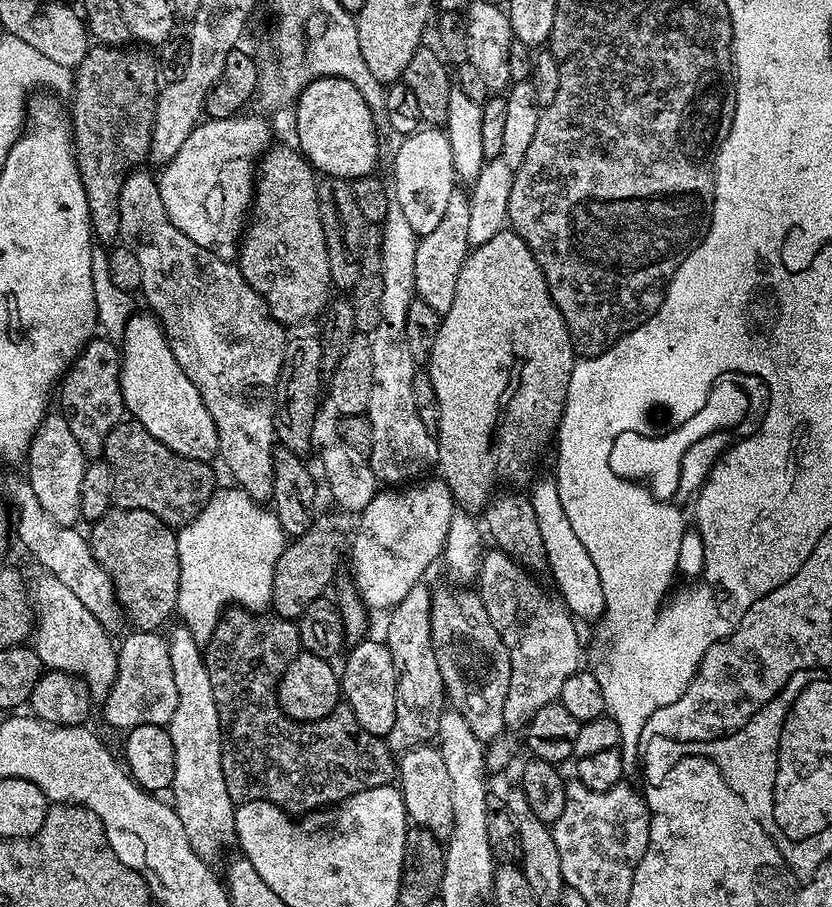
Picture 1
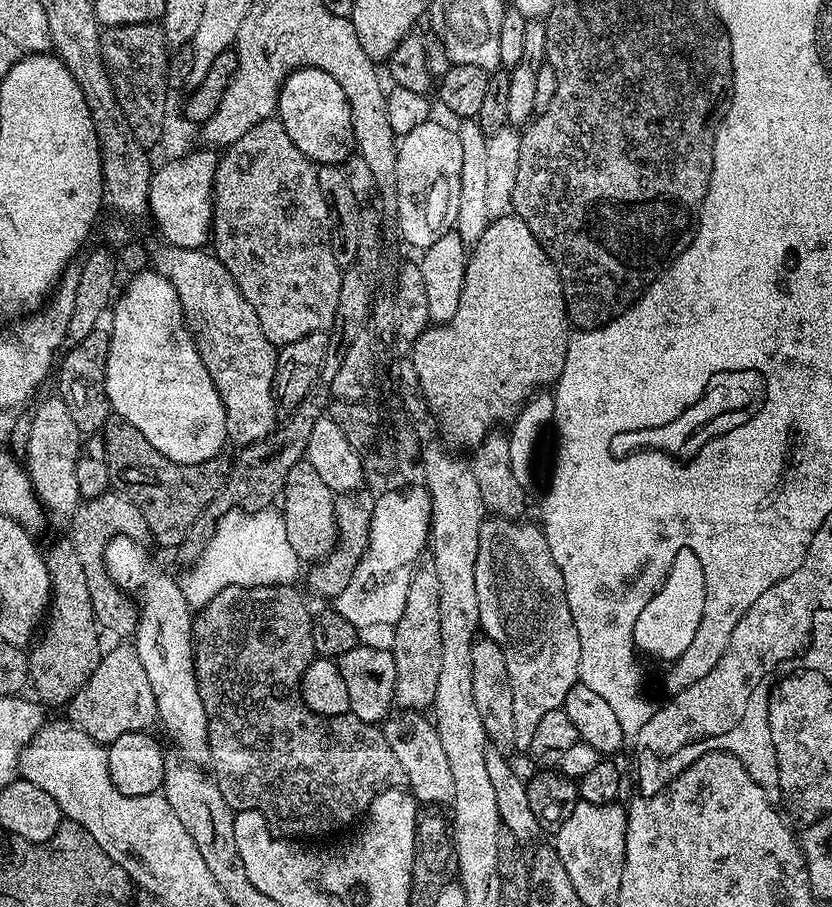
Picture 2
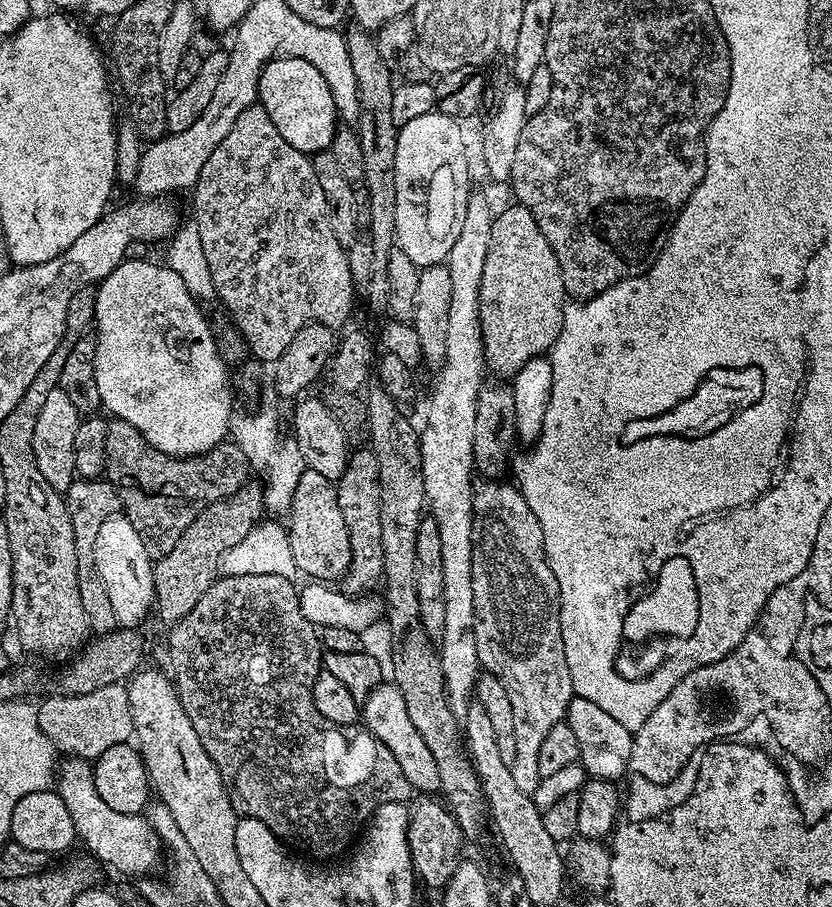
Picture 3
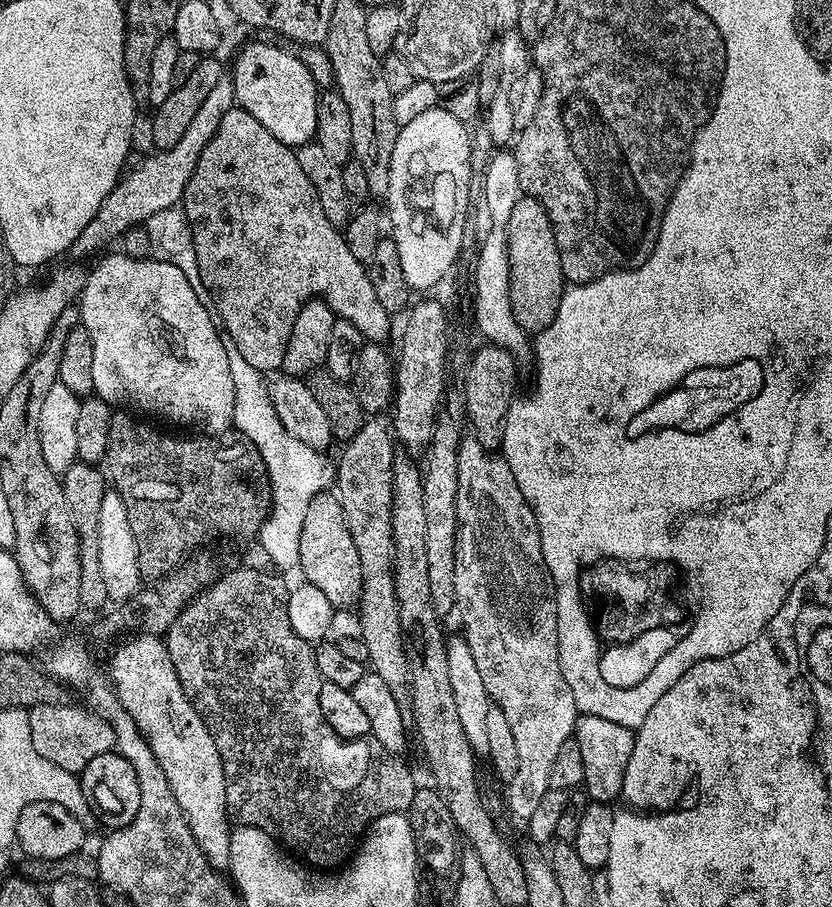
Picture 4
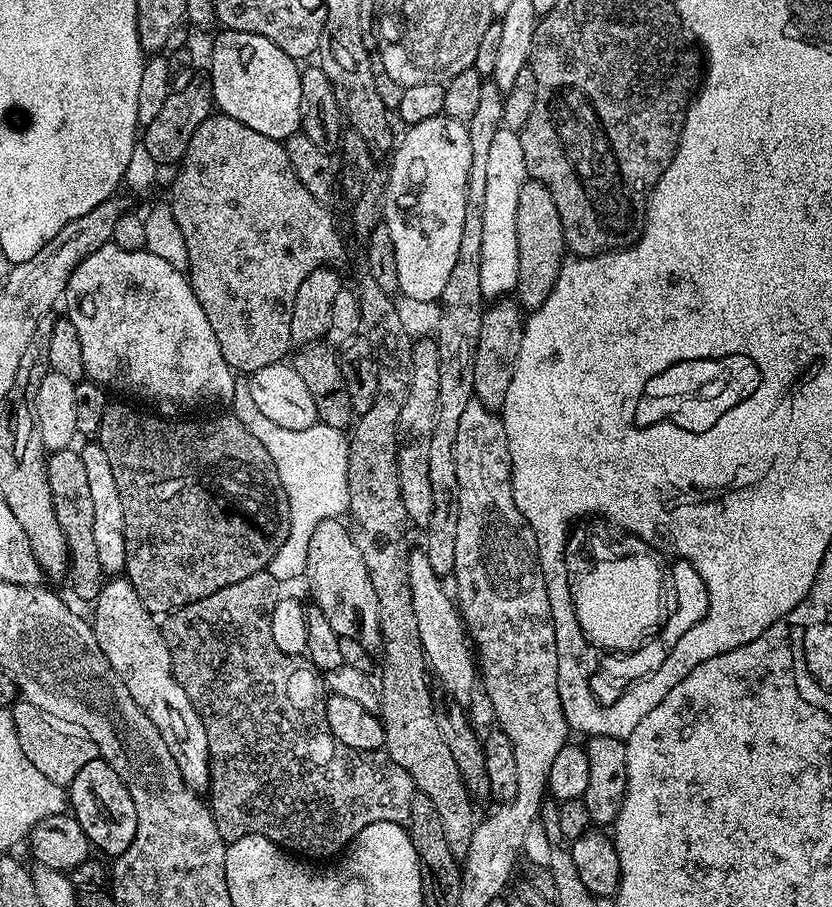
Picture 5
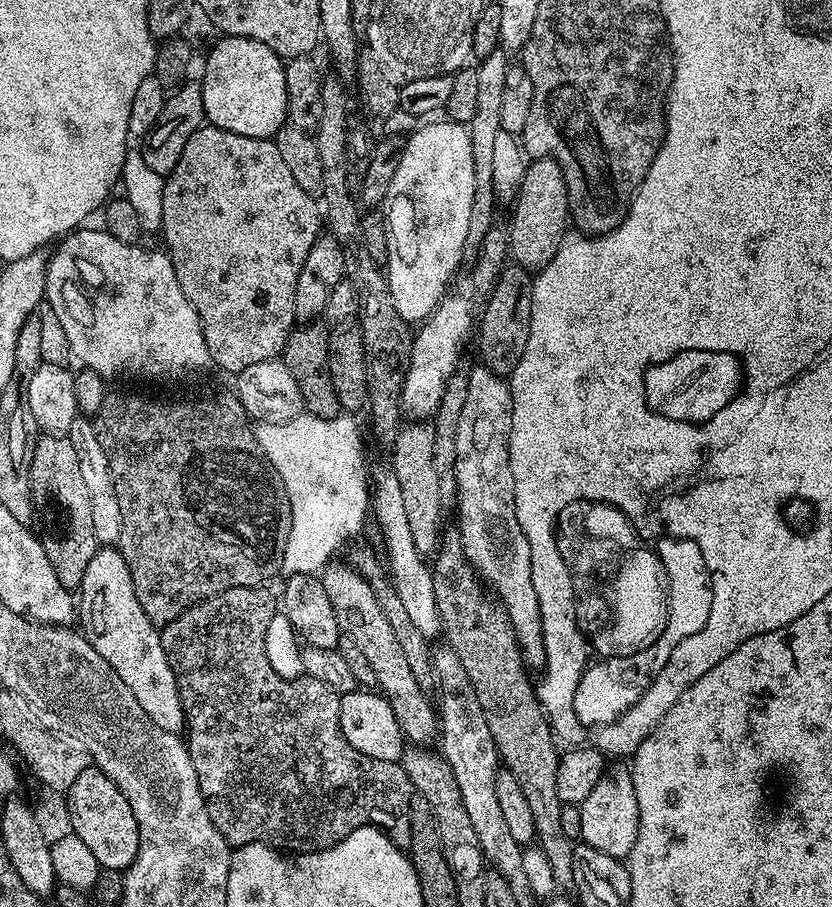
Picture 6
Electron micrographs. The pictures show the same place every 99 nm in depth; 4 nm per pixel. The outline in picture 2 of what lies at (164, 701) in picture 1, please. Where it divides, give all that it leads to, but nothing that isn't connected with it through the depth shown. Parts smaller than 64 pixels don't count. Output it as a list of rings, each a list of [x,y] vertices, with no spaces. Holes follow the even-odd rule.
[[[128,642],[117,644],[120,644],[117,648],[109,652],[107,649],[101,655],[98,670],[90,674],[86,686],[66,708],[66,712],[72,715],[69,716],[71,723],[105,746],[112,744],[114,738],[122,738],[122,734],[151,729],[151,724],[155,725],[158,720],[156,695],[135,647]]]

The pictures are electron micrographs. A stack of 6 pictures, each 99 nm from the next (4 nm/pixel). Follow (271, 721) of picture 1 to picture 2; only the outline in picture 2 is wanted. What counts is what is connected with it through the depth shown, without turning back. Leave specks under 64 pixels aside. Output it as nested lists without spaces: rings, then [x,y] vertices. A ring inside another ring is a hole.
[[[271,584],[257,588],[242,586],[223,588],[206,607],[195,613],[192,621],[192,642],[196,658],[196,681],[200,687],[202,706],[206,710],[208,719],[207,755],[212,756],[212,768],[216,771],[215,781],[222,798],[226,798],[226,802],[235,813],[258,810],[268,819],[273,829],[285,837],[308,838],[304,836],[324,836],[335,828],[346,827],[351,820],[359,821],[367,813],[375,796],[391,788],[401,787],[405,783],[405,778],[402,762],[398,762],[394,750],[390,750],[390,742],[386,742],[383,731],[377,725],[362,722],[362,718],[358,718],[350,710],[344,716],[323,716],[310,710],[301,698],[300,689],[294,683],[294,676],[292,680],[292,644],[311,645],[313,613],[308,612],[307,606],[300,601],[300,596],[294,589],[292,584]]]

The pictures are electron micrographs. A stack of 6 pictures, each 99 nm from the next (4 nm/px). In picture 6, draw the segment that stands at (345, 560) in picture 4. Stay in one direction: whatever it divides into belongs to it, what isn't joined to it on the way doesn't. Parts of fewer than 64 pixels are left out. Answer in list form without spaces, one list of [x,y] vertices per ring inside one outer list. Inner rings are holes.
[[[329,563],[322,573],[322,579],[326,586],[326,598],[330,598],[330,606],[334,610],[334,618],[338,618],[341,633],[350,637],[354,646],[362,650],[366,662],[370,662],[376,679],[375,687],[390,702],[390,710],[394,710],[394,718],[398,718],[405,741],[416,746],[431,745],[431,740],[433,743],[438,736],[438,712],[433,701],[419,688],[394,629],[383,614],[379,598],[368,580],[356,568],[336,563]]]

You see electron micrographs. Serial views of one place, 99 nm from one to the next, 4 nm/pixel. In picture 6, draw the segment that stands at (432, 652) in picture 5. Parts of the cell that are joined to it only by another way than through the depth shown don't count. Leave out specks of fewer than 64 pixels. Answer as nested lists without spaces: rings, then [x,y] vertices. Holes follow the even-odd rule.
[[[391,470],[380,472],[370,480],[370,492],[374,497],[374,514],[384,535],[384,548],[388,551],[386,566],[390,571],[390,584],[402,600],[403,608],[410,614],[410,621],[424,637],[434,638],[441,635],[438,618],[438,602],[434,598],[434,578],[429,561],[414,546],[410,535],[410,522],[406,519],[406,506],[402,506],[402,490],[398,487],[396,473]]]

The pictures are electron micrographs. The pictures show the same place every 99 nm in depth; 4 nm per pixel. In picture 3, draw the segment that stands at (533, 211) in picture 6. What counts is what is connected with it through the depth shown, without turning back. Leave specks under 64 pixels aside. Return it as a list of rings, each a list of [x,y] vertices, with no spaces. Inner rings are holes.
[[[513,203],[512,208],[504,208],[495,213],[490,230],[490,244],[486,250],[486,260],[482,266],[480,282],[480,333],[484,336],[484,358],[489,373],[512,378],[520,368],[526,366],[536,356],[551,353],[554,342],[562,330],[566,311],[566,293],[562,282],[562,270],[558,270],[558,258],[546,242],[546,234],[538,230],[538,222],[530,210]]]

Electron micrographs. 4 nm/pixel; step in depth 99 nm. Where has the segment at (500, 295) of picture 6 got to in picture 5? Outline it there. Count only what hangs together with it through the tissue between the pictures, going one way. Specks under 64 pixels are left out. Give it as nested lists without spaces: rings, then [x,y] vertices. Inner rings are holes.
[[[512,298],[497,299],[484,309],[482,330],[478,334],[474,354],[474,390],[475,399],[481,400],[487,408],[500,410],[504,407],[506,390],[510,390],[510,378],[514,378],[514,362],[518,362],[518,350],[522,350],[525,319],[521,305]]]

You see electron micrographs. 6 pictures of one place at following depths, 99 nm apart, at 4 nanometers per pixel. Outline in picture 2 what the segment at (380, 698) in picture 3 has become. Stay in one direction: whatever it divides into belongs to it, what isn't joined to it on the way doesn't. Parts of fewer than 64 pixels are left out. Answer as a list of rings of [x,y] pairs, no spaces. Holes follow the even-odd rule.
[[[412,710],[400,715],[404,716],[393,715],[383,725],[382,731],[386,742],[390,742],[390,750],[394,750],[398,762],[402,762],[407,787],[421,805],[451,805],[454,798],[454,777],[450,775],[450,762],[446,762],[446,750],[442,750],[442,738],[438,738],[435,723],[429,717],[428,720],[424,717],[427,715]]]

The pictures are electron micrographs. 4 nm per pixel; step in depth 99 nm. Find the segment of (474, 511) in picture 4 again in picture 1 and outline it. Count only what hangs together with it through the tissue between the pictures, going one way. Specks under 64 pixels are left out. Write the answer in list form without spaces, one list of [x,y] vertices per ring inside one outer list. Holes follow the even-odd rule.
[[[493,550],[485,551],[480,561],[478,573],[478,591],[482,602],[486,606],[486,614],[490,614],[490,622],[498,634],[502,634],[502,642],[507,646],[510,654],[510,690],[506,694],[506,710],[504,711],[505,725],[523,725],[531,720],[532,715],[539,708],[553,703],[562,690],[562,682],[570,678],[570,674],[578,671],[582,664],[582,640],[576,633],[577,621],[568,611],[564,601],[555,595],[547,596],[544,588],[535,580],[533,573],[523,568],[514,558],[505,552]]]

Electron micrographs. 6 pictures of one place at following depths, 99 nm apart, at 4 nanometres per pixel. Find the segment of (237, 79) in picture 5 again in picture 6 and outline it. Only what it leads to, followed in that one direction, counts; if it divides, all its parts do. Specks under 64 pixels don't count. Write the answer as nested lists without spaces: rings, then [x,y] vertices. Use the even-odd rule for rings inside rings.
[[[226,35],[219,39],[208,52],[204,80],[199,81],[205,121],[227,132],[246,134],[246,138],[275,137],[288,118],[285,61],[257,40]]]

